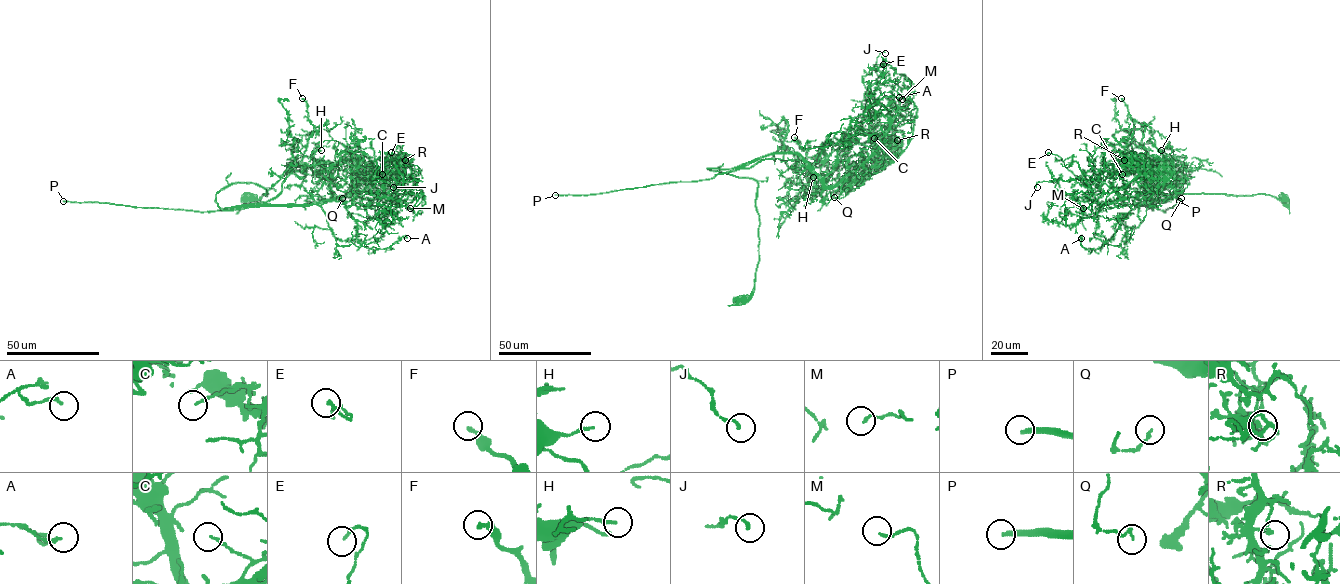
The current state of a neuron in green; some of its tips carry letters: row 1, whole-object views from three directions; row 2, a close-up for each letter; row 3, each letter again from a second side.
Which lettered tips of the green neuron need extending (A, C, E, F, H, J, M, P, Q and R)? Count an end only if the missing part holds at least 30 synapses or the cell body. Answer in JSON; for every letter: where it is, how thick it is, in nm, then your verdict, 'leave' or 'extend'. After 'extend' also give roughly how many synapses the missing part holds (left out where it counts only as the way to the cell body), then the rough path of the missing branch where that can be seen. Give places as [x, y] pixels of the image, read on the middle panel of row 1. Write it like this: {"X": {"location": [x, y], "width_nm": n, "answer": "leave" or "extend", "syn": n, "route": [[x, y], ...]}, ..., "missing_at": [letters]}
{"A": {"location": [899, 97], "width_nm": 160, "answer": "leave"}, "C": {"location": [874, 138], "width_nm": 110, "answer": "leave"}, "E": {"location": [883, 64], "width_nm": 150, "answer": "leave"}, "F": {"location": [794, 137], "width_nm": 280, "answer": "leave"}, "H": {"location": [813, 177], "width_nm": 140, "answer": "leave"}, "J": {"location": [885, 53], "width_nm": 150, "answer": "leave"}, "M": {"location": [902, 99], "width_nm": 120, "answer": "leave"}, "P": {"location": [555, 195], "width_nm": 240, "answer": "extend", "syn": 400}, "Q": {"location": [834, 197], "width_nm": 130, "answer": "leave"}, "R": {"location": [897, 140], "width_nm": 160, "answer": "leave"}, "missing_at": ["P"]}

